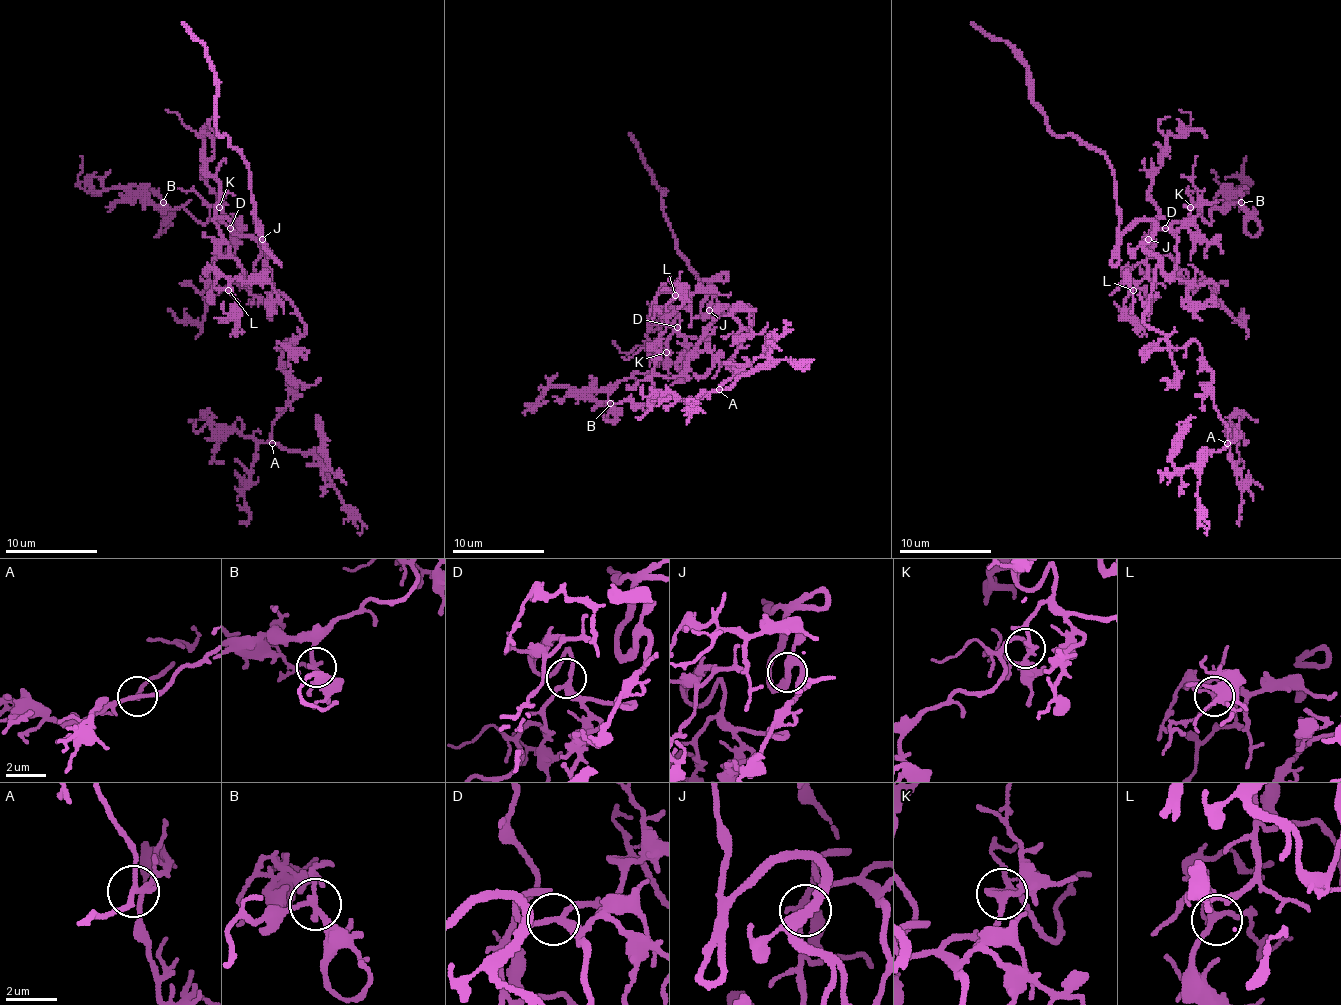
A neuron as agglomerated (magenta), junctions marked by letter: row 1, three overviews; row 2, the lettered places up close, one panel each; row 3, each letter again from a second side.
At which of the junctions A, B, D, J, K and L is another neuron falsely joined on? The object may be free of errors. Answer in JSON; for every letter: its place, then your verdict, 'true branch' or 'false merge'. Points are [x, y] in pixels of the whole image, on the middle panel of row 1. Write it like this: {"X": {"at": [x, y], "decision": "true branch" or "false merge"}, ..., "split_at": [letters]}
{"A": {"at": [719, 389], "decision": "true branch"}, "B": {"at": [610, 403], "decision": "true branch"}, "D": {"at": [677, 327], "decision": "true branch"}, "J": {"at": [709, 310], "decision": "true branch"}, "K": {"at": [666, 352], "decision": "true branch"}, "L": {"at": [675, 295], "decision": "true branch"}, "split_at": []}

